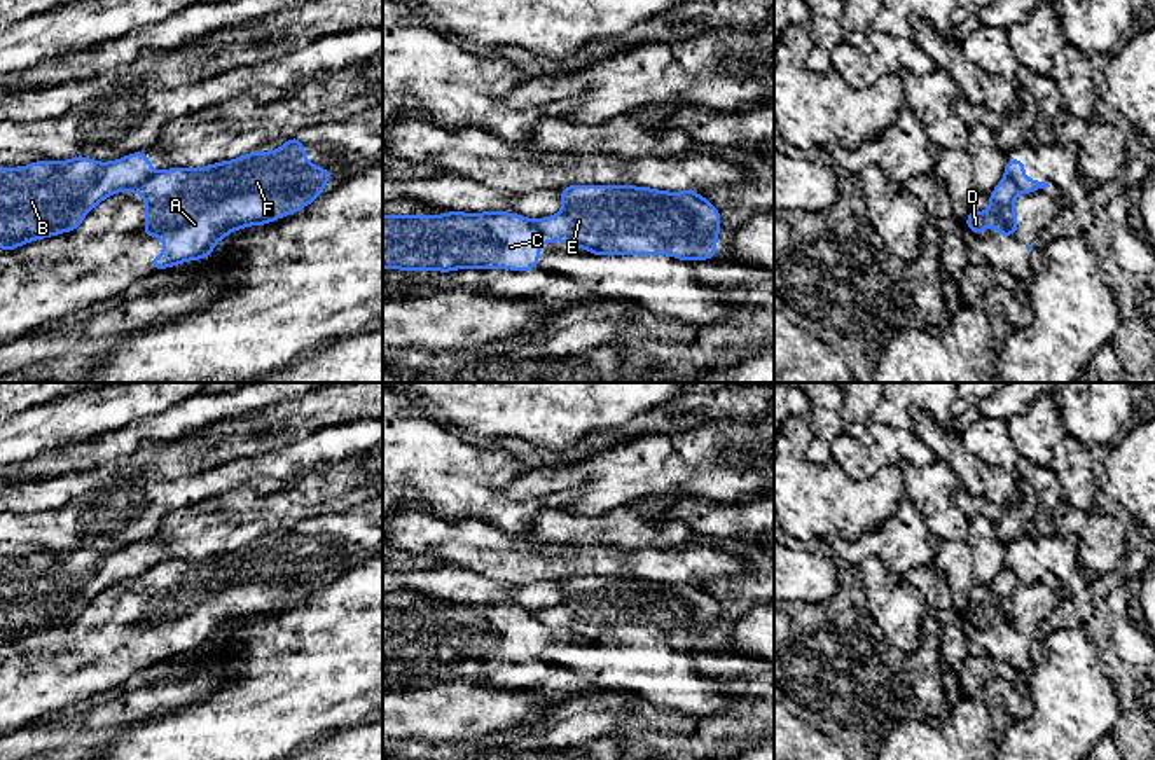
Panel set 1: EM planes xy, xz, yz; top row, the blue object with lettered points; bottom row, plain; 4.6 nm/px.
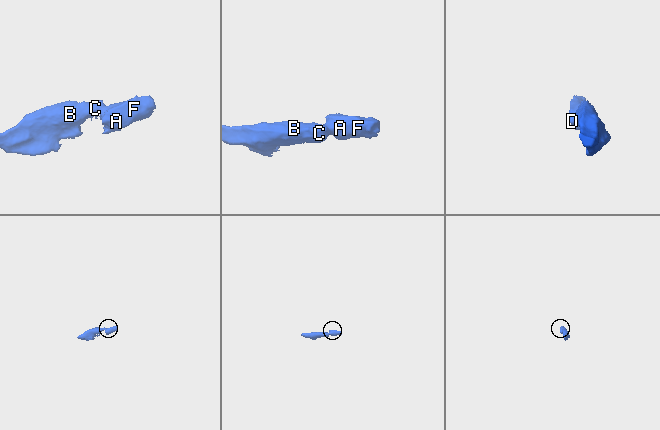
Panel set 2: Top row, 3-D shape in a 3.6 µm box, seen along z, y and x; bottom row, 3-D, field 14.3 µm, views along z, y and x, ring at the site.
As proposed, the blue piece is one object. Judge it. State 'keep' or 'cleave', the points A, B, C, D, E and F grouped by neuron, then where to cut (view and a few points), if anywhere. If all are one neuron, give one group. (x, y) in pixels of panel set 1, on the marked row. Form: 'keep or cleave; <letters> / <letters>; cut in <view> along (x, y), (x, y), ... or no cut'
cleave; A D E F / B C; cut in xy along (154, 173), (137, 191)

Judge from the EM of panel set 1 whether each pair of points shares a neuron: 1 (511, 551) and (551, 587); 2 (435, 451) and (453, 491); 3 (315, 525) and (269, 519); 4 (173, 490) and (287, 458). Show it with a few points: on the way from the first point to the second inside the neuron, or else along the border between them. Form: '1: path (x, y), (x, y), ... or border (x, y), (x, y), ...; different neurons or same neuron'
1: border (500, 579), (512, 586), (558, 580); different neurons
2: path (435, 462), (448, 481); same neuron
3: border (303, 521), (297, 526); different neurons
4: path (201, 484), (245, 470), (259, 470); same neuron

